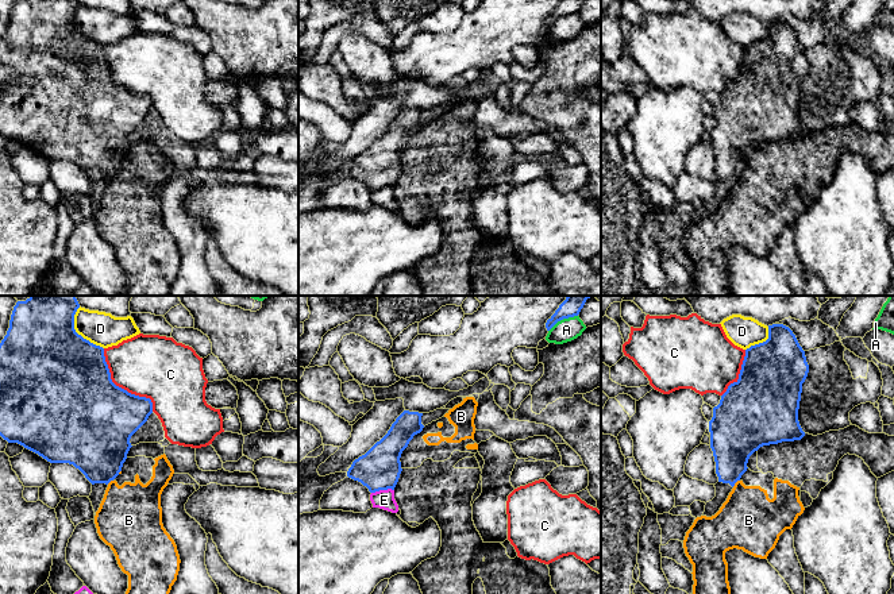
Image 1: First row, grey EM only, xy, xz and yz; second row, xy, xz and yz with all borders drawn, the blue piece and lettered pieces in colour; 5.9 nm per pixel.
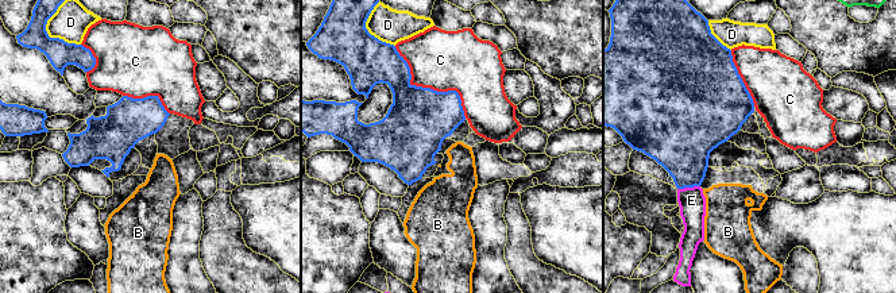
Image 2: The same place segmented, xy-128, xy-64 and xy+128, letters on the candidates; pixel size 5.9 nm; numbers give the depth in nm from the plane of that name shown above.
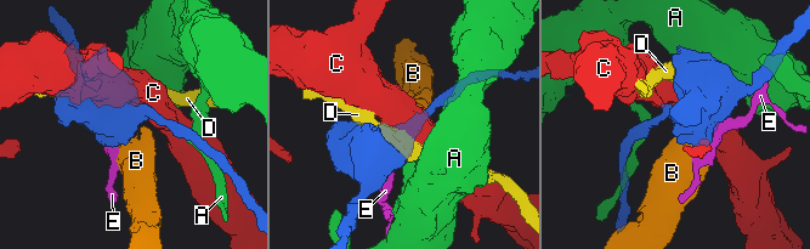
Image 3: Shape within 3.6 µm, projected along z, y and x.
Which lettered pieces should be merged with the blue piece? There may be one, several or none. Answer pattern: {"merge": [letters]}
{"merge": []}

